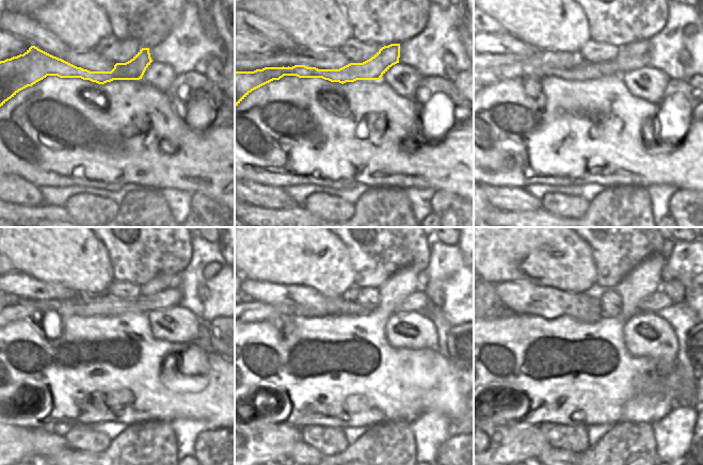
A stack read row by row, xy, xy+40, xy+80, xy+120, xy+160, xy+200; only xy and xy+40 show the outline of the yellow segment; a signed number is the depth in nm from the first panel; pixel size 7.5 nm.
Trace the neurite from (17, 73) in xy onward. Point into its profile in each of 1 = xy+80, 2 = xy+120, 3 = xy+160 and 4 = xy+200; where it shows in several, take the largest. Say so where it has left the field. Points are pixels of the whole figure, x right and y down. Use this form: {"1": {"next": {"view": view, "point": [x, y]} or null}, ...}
{"1": {"next": {"view": "xy+80", "point": [632, 57]}}, "2": {"next": {"view": "xy+120", "point": [104, 305]}}, "3": {"next": {"view": "xy+160", "point": [350, 306]}}, "4": {"next": {"view": "xy+200", "point": [650, 298]}}}

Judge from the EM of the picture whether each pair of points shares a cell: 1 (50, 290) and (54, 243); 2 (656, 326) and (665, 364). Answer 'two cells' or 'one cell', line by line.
1: two cells
2: one cell

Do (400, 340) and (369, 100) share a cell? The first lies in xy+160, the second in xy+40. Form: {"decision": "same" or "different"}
{"decision": "different"}

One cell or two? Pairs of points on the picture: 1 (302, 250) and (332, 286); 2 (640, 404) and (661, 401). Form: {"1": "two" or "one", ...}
{"1": "one", "2": "one"}

